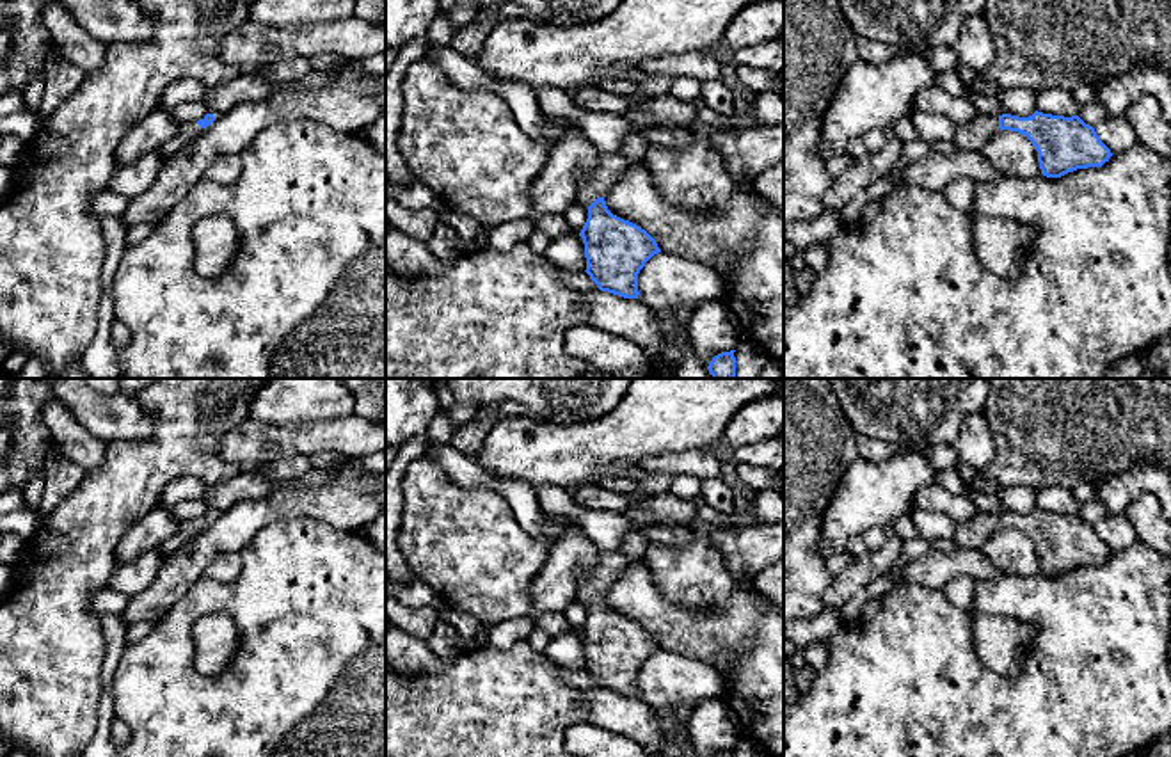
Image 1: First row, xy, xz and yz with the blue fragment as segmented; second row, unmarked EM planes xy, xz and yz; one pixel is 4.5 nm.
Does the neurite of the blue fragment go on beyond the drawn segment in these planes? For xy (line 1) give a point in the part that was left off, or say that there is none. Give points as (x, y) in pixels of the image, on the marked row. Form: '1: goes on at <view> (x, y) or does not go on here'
1: goes on at xy (187, 132)

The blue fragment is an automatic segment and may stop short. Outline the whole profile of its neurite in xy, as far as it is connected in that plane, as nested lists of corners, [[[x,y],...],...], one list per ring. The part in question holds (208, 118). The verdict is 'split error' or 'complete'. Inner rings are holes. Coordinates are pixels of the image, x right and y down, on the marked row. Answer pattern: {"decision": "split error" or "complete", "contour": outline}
{"decision": "split error", "contour": [[[206,114],[203,119],[194,123],[185,123],[179,126],[178,133],[167,140],[160,149],[160,156],[167,158],[172,153],[179,151],[181,147],[188,146],[192,140],[195,140],[219,116]]]}

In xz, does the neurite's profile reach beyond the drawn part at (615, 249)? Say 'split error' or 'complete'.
split error

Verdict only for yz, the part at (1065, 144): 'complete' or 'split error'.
split error

